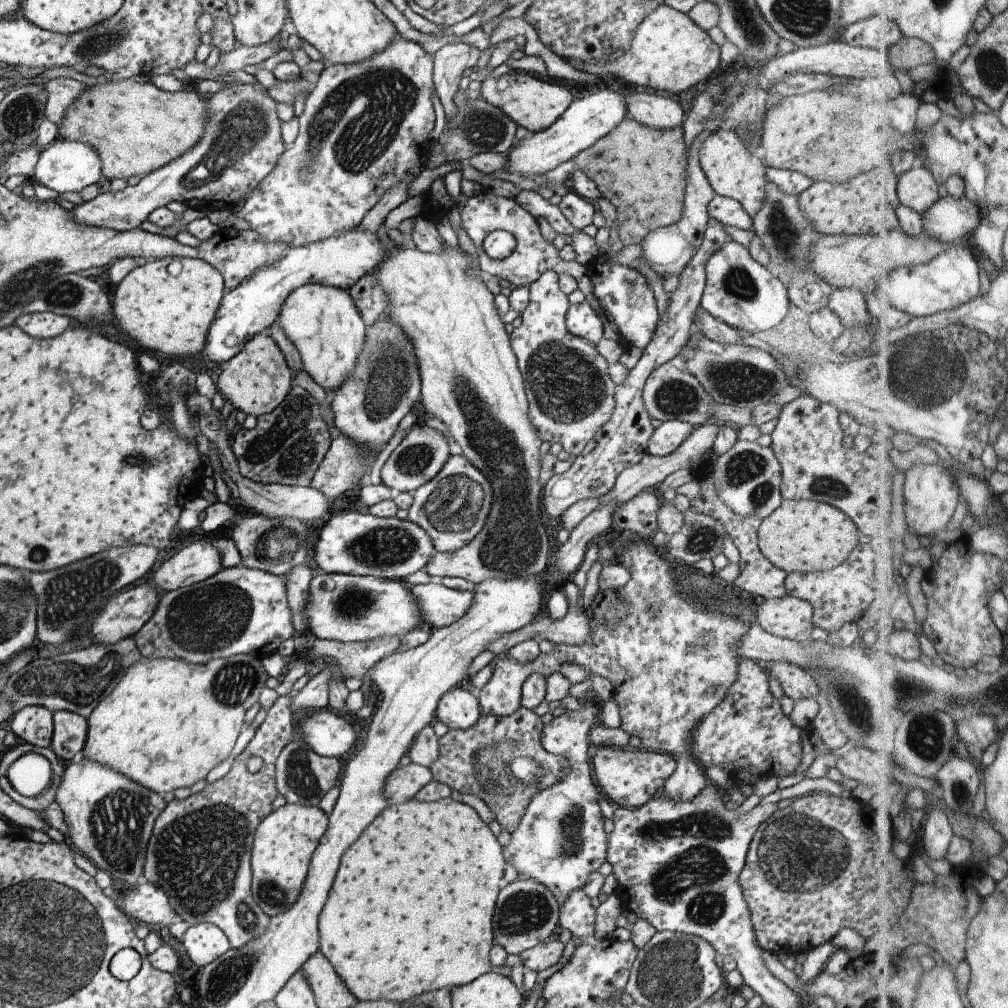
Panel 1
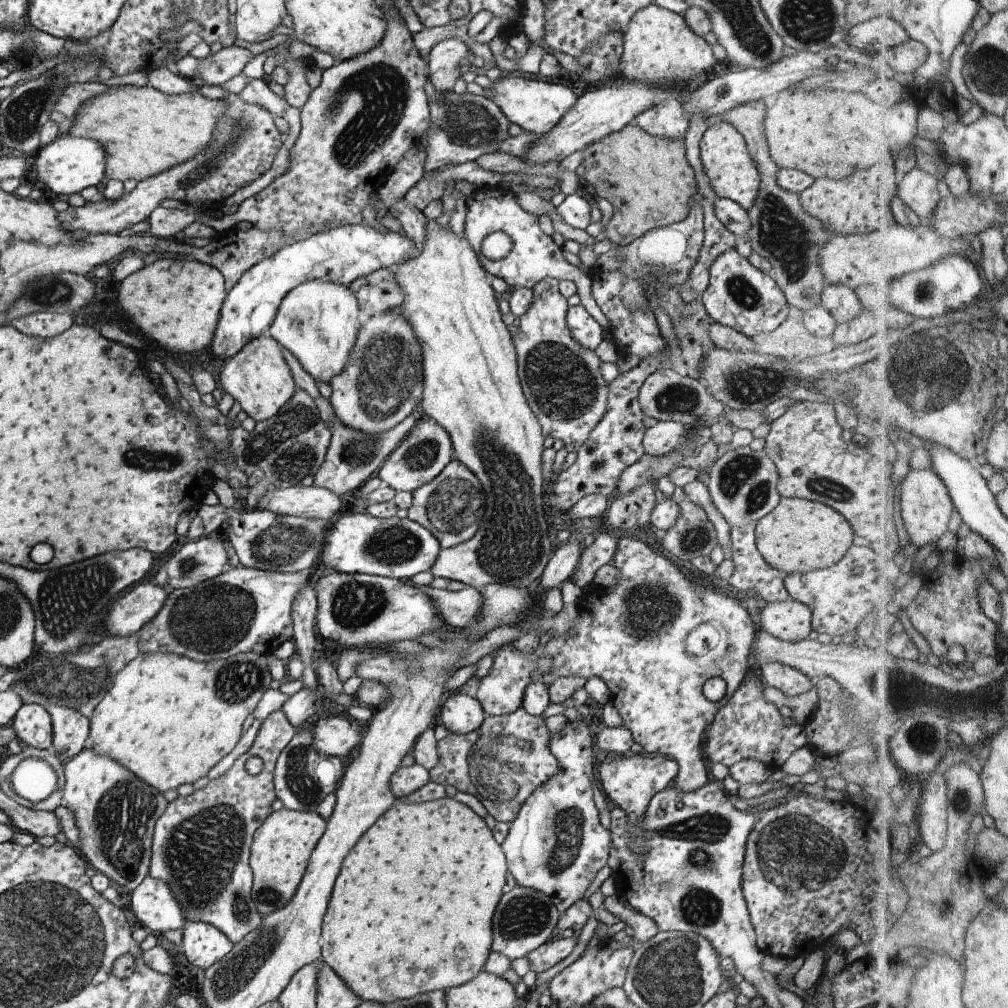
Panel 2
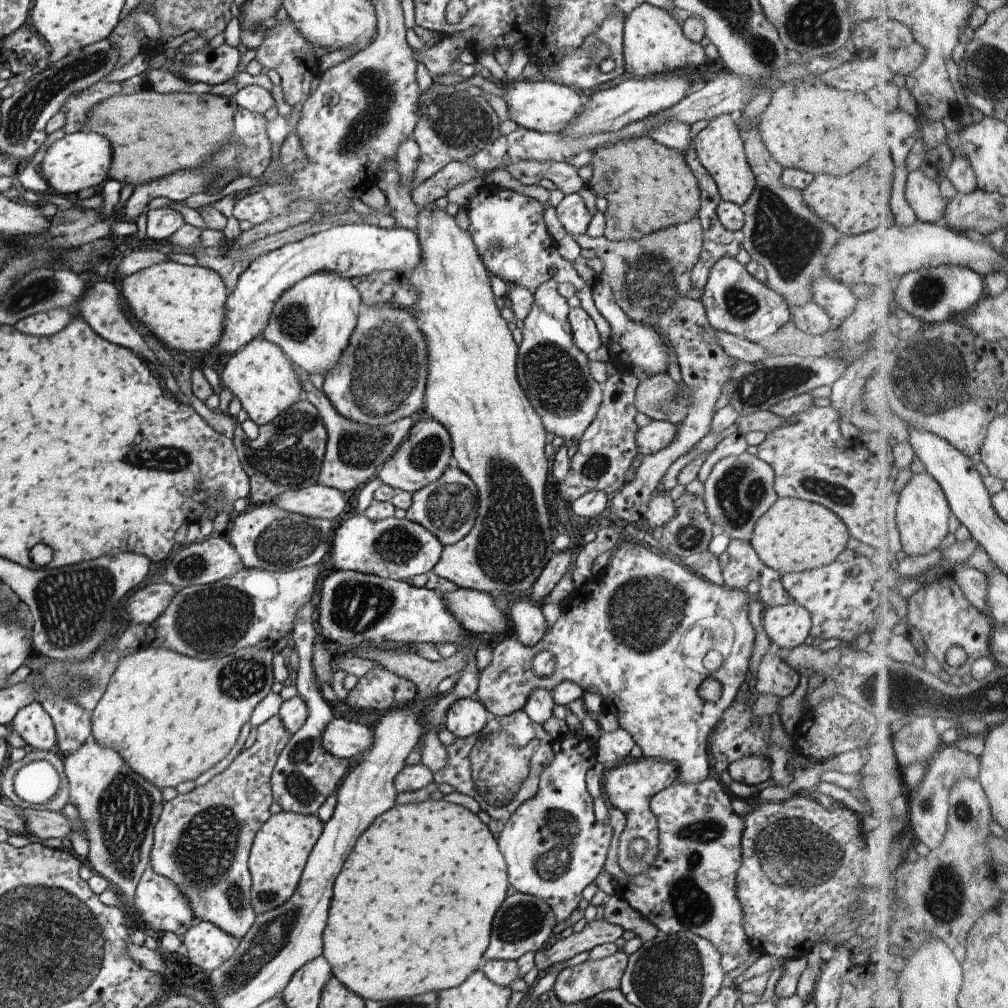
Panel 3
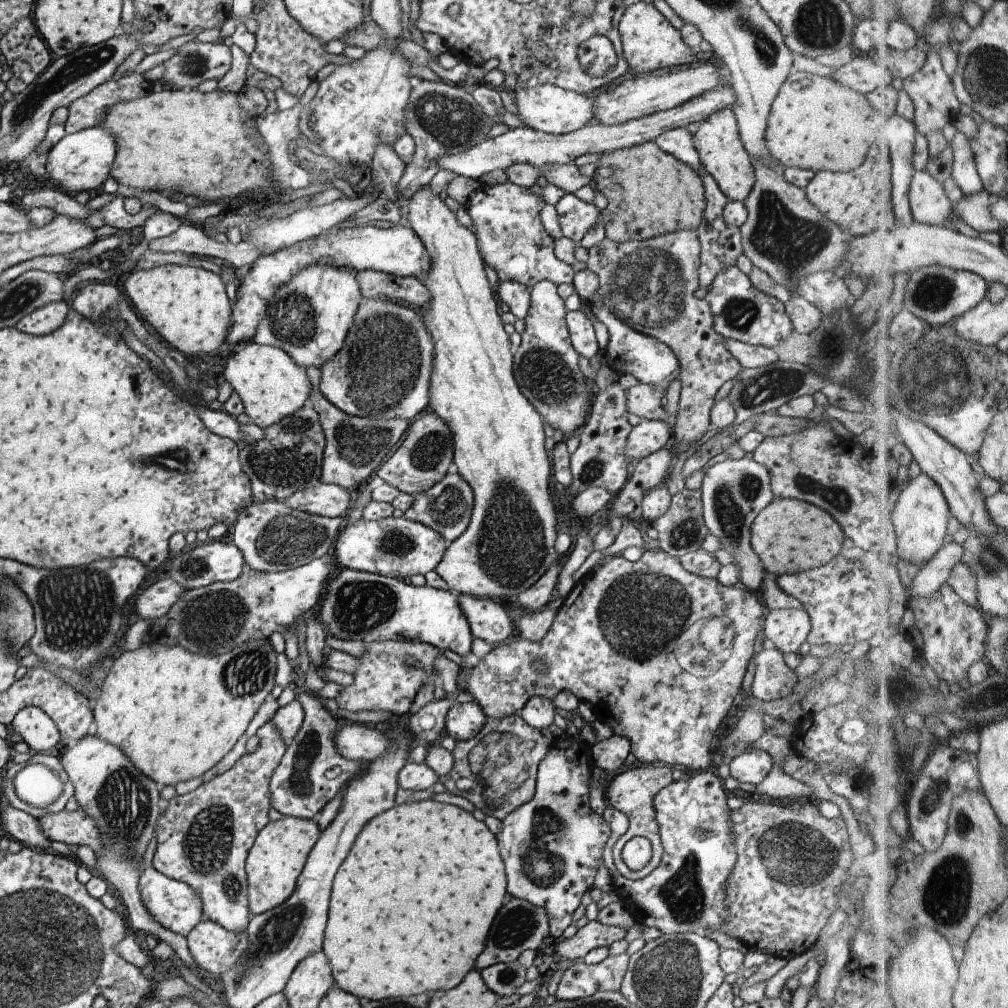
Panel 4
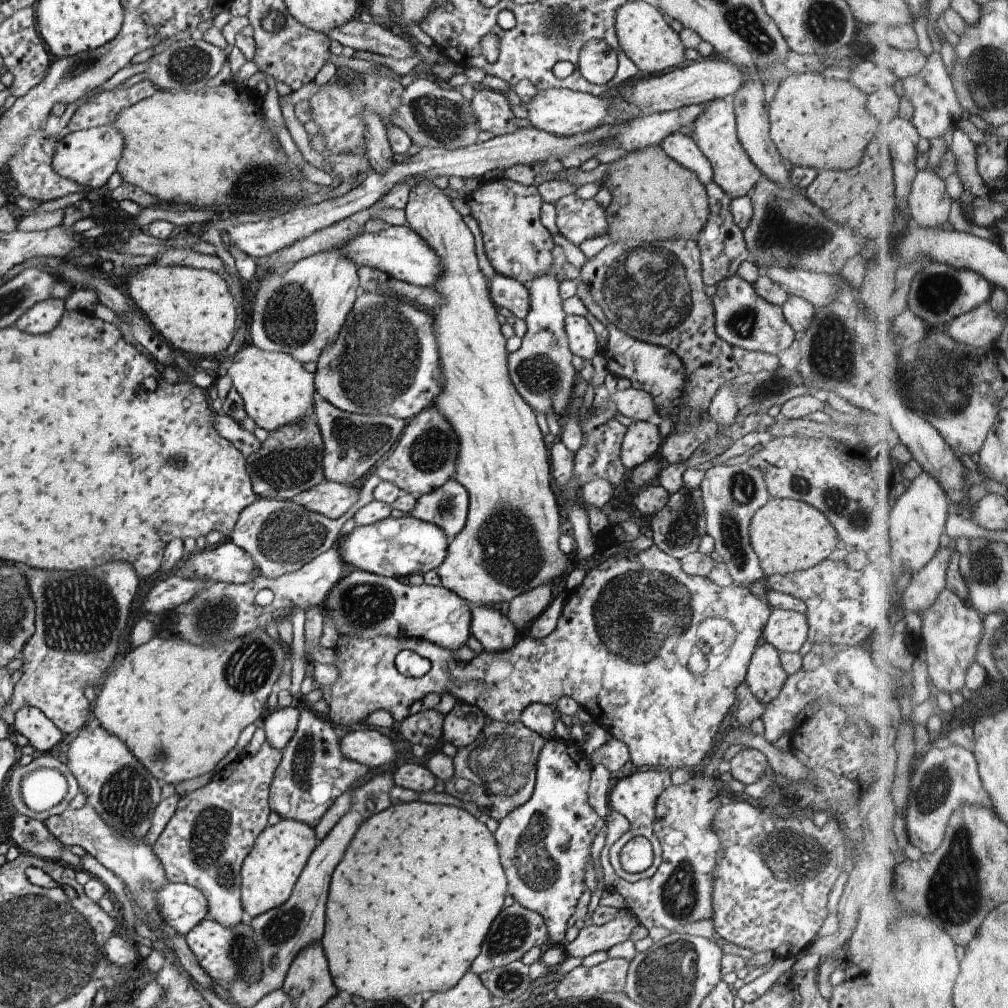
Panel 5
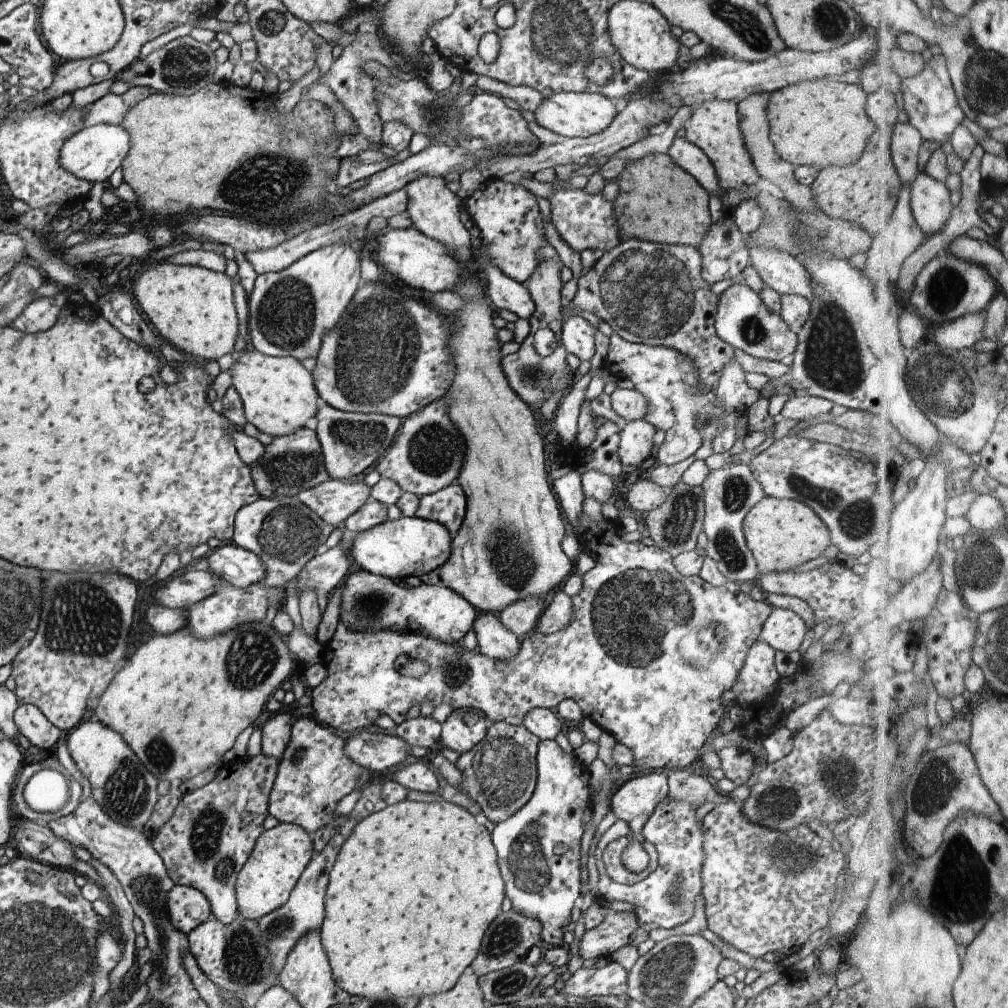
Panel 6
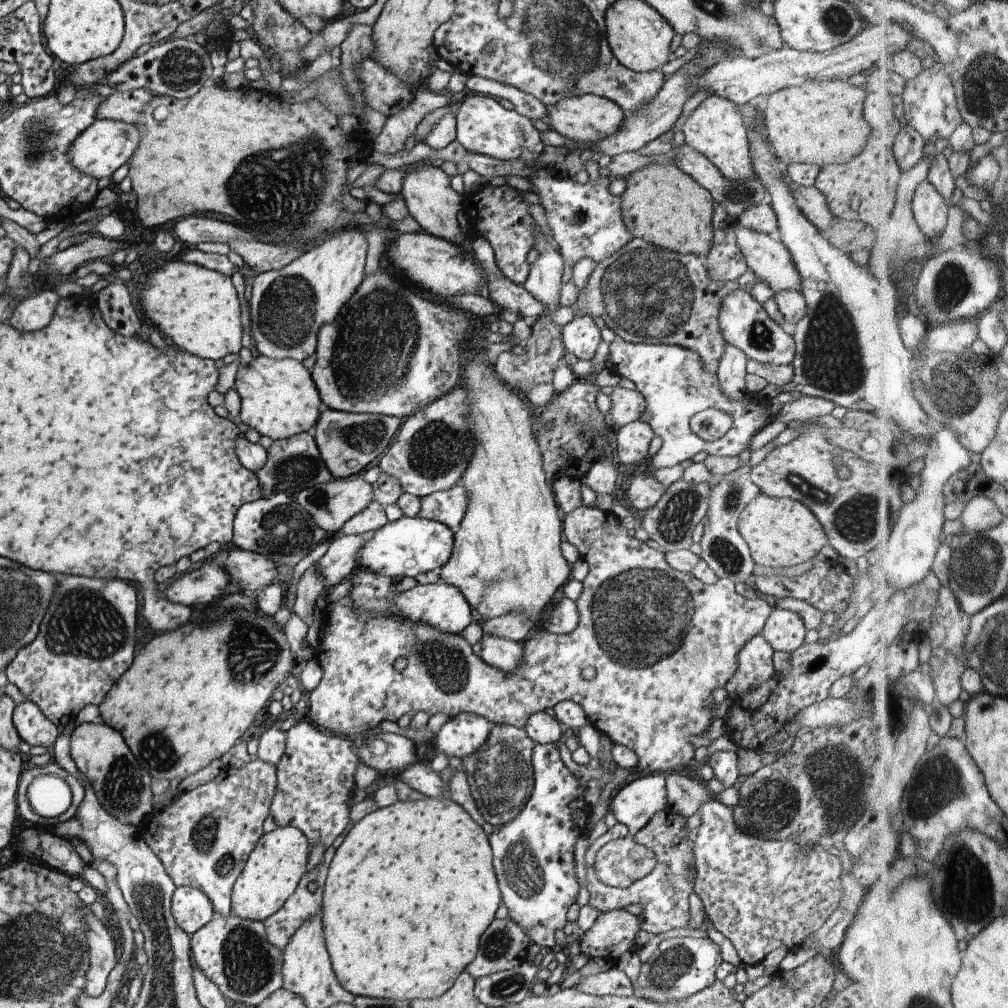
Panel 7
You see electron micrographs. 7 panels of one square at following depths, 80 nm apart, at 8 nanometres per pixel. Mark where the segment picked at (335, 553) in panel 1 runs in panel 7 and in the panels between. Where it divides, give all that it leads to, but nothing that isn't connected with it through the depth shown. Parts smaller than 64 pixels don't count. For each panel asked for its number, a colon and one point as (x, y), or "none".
2: (397, 548)
3: (399, 549)
4: (397, 547)
5: (397, 547)
6: (398, 549)
7: (411, 546)

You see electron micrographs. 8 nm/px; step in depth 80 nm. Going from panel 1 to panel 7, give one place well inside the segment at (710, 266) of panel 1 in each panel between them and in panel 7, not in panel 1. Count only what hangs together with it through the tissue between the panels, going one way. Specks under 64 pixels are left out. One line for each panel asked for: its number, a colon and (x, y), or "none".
2: (739, 294)
3: (736, 302)
4: (740, 311)
5: (743, 319)
6: (742, 320)
7: (744, 323)

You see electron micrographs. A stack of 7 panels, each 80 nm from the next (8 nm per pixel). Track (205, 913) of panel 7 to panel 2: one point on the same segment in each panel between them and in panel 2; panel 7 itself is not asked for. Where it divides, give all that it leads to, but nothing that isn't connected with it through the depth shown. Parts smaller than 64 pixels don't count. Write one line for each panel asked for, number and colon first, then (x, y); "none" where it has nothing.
2: (156, 909)
3: (160, 904)
4: (173, 904)
5: (181, 906)
6: (188, 908)

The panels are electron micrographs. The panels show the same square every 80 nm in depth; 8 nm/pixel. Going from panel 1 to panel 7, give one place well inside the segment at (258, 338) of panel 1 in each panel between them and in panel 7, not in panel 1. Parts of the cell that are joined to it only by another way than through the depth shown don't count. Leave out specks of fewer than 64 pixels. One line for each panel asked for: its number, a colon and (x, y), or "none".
2: (258, 377)
3: (260, 374)
4: (271, 385)
5: (276, 389)
6: (278, 396)
7: (279, 399)

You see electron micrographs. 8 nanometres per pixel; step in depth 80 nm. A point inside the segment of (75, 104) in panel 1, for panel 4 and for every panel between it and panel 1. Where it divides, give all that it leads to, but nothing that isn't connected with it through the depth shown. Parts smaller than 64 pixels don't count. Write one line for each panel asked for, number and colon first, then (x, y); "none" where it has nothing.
2: (144, 131)
3: (152, 135)
4: (204, 144)

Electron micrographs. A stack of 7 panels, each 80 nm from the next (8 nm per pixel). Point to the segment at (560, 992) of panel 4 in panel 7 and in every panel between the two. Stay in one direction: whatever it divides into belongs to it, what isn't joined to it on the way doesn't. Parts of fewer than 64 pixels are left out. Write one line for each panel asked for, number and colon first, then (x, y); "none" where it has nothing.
5: (610, 976)
6: (612, 979)
7: (615, 982)

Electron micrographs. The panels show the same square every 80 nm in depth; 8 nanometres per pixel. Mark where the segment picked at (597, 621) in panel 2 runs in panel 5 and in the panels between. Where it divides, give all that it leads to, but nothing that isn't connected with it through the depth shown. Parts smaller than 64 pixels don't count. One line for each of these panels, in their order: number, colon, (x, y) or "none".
3: (646, 633)
4: (661, 653)
5: (655, 655)

